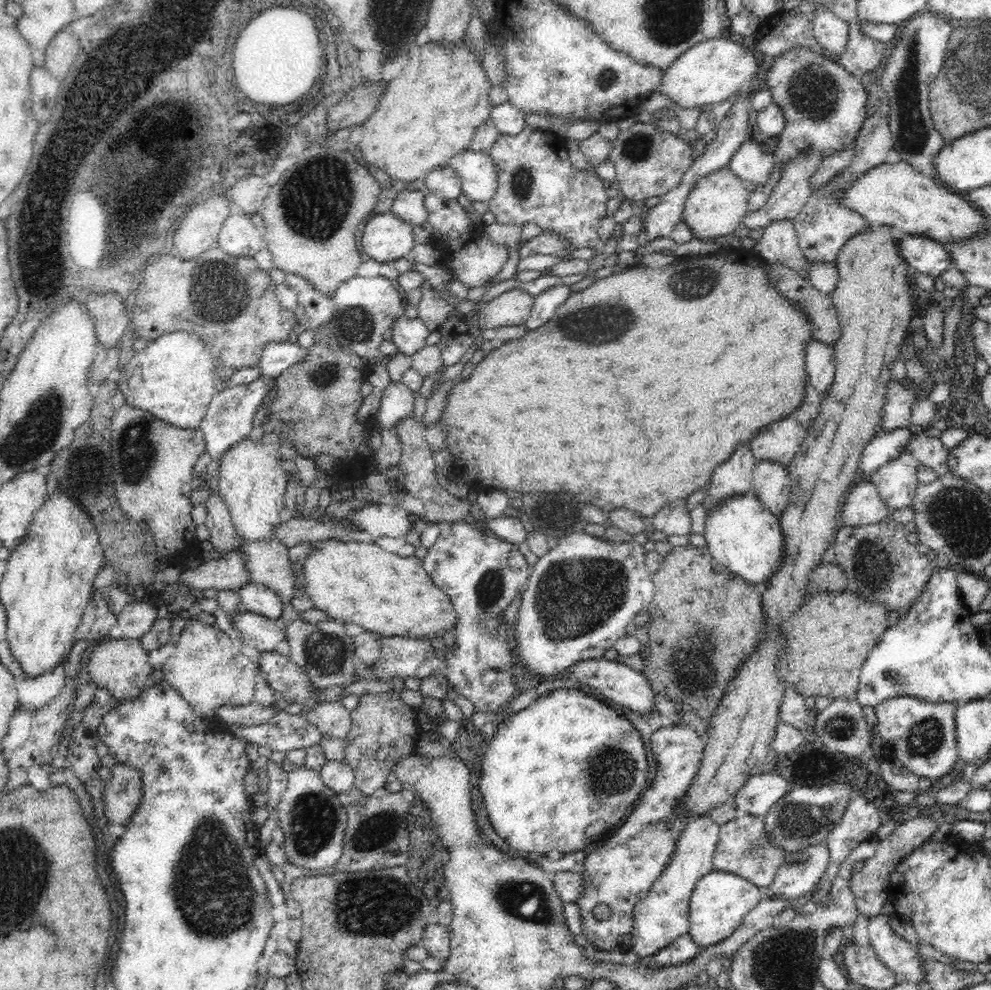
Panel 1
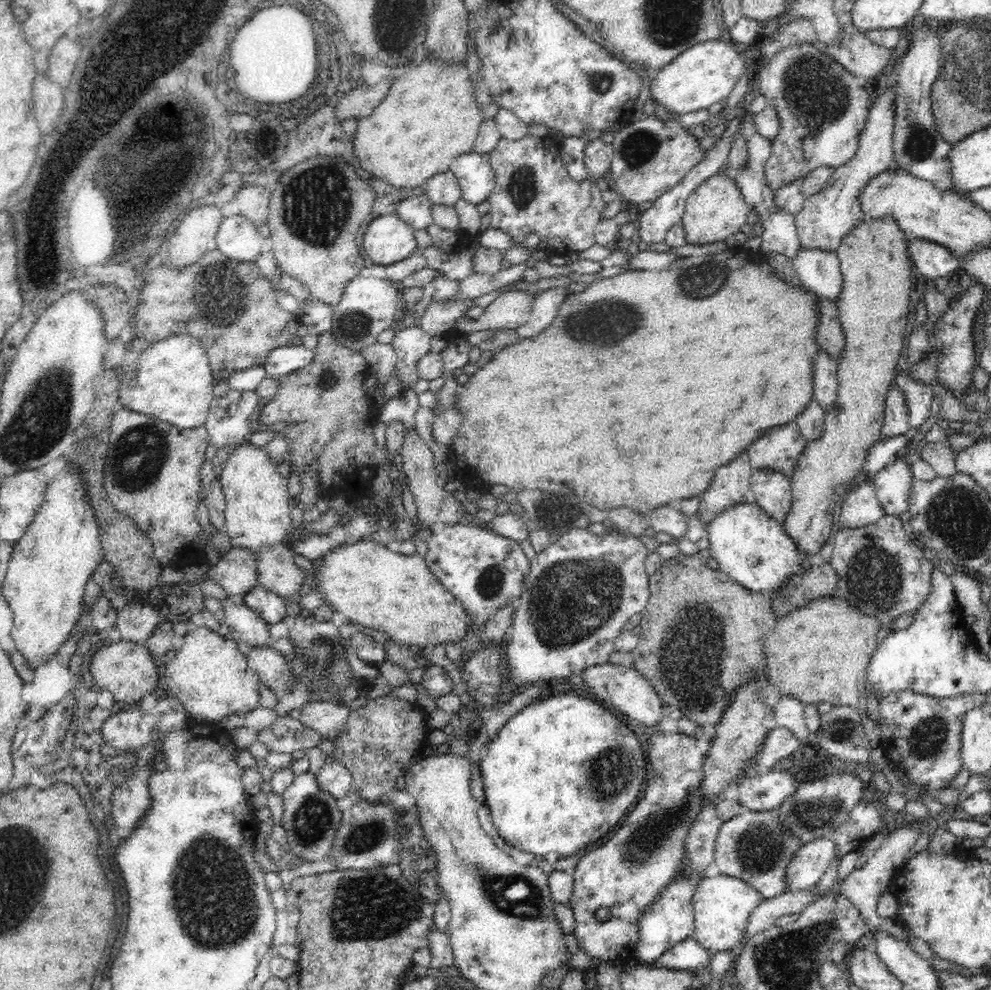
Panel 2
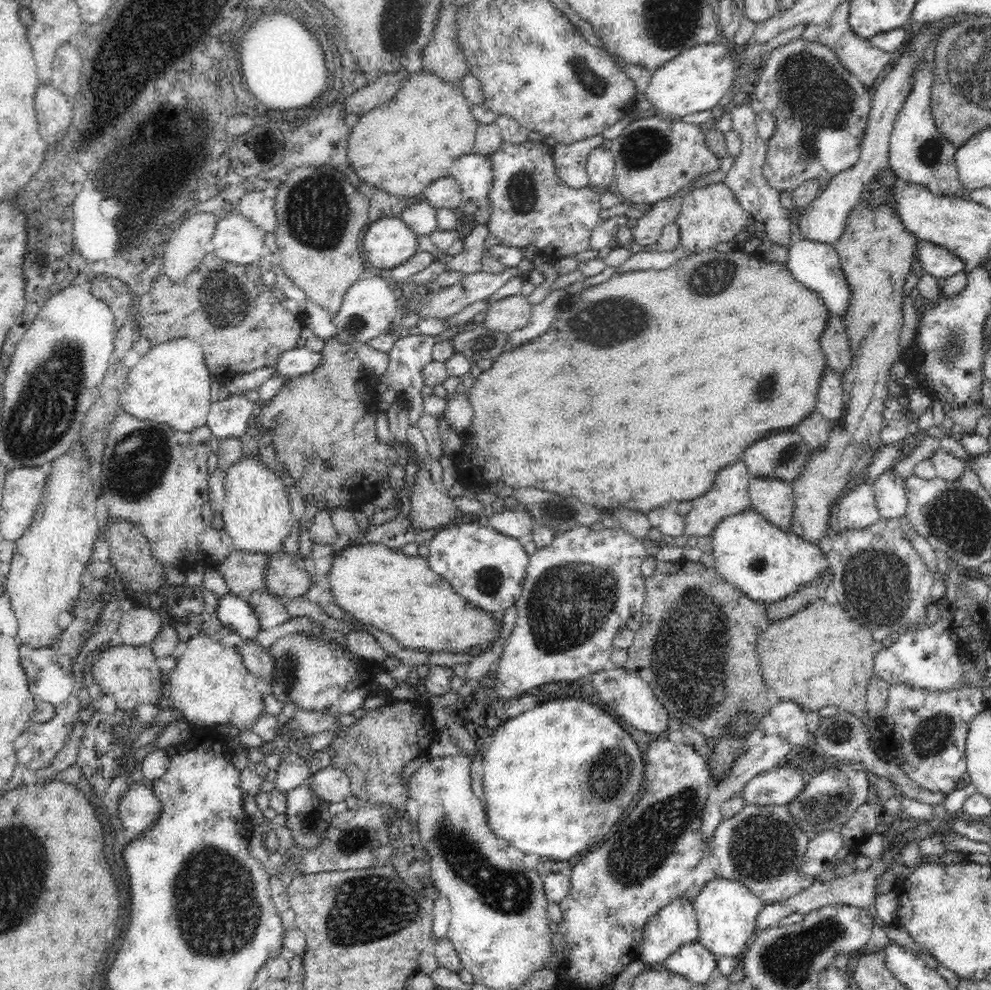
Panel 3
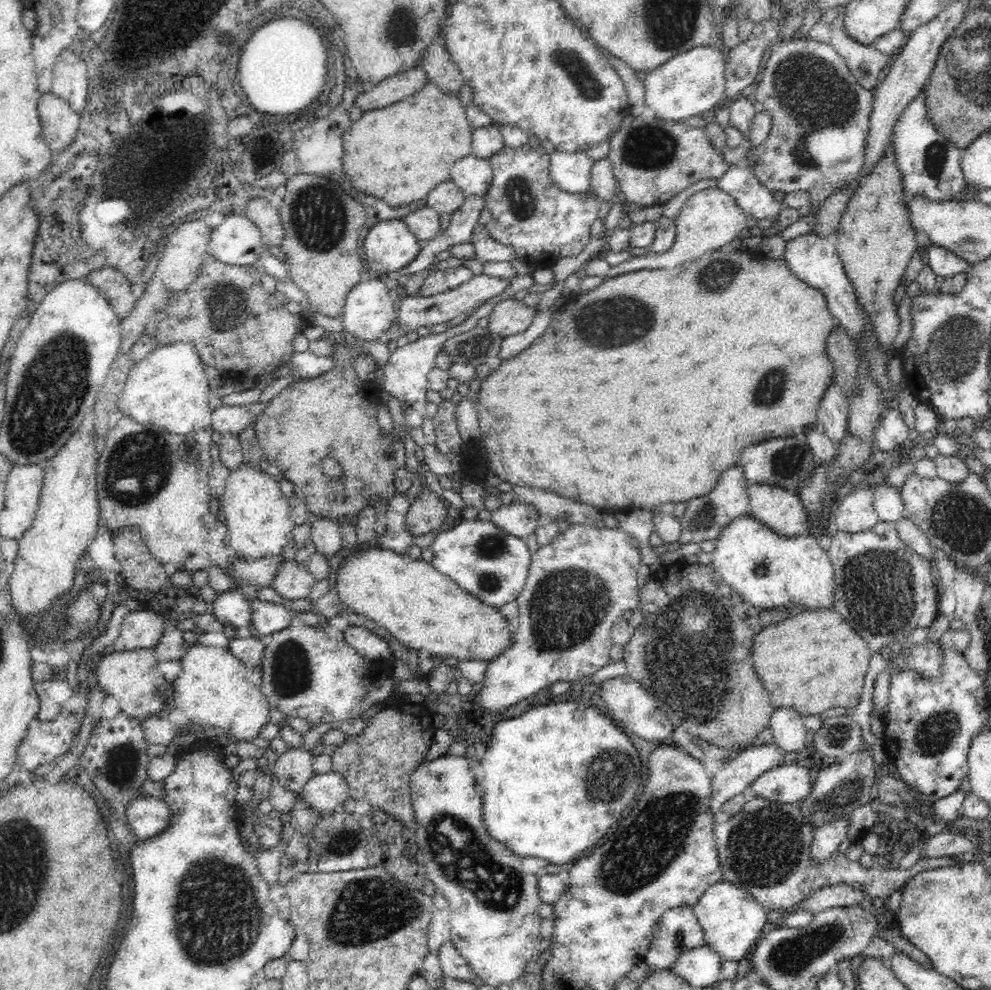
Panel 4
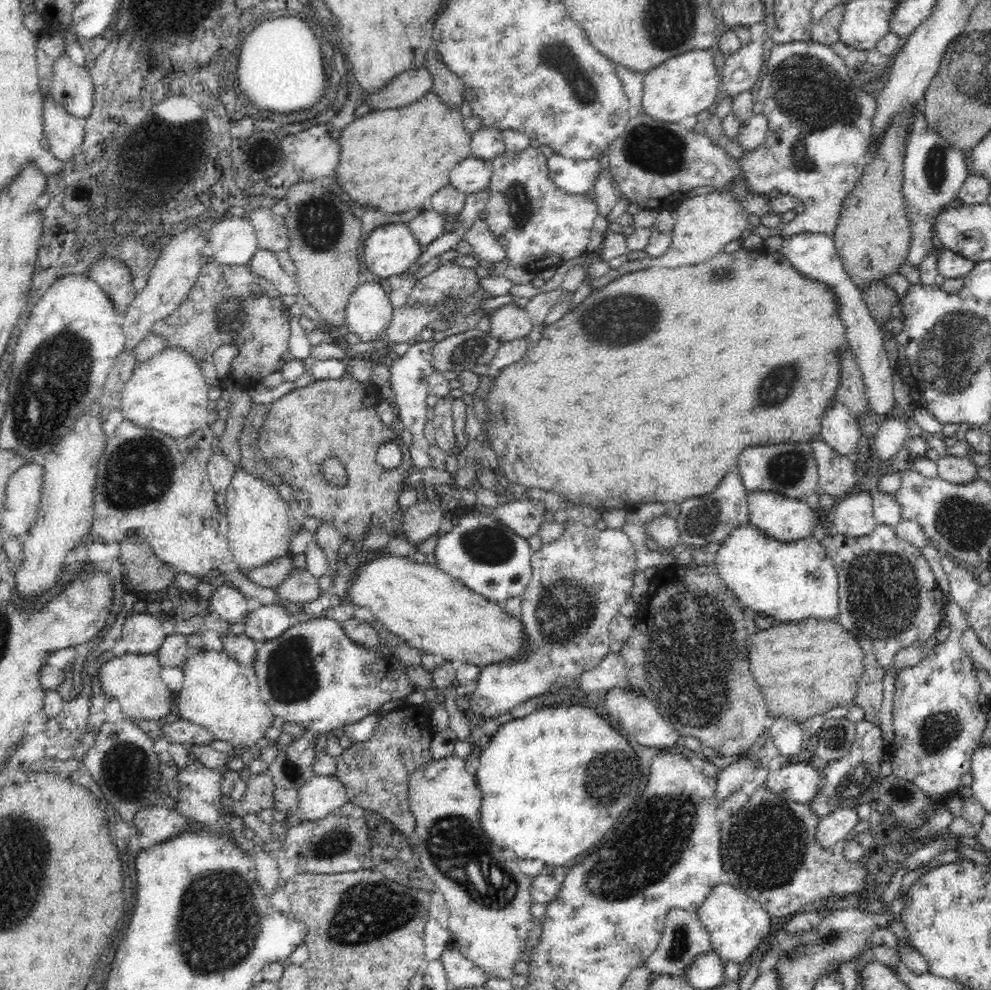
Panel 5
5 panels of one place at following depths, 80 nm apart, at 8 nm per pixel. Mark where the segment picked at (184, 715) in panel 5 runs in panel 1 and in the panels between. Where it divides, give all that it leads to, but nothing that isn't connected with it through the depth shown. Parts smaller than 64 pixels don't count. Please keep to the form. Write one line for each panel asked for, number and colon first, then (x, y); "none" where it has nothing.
1: (208, 668)
2: (209, 674)
3: (210, 684)
4: (215, 689)

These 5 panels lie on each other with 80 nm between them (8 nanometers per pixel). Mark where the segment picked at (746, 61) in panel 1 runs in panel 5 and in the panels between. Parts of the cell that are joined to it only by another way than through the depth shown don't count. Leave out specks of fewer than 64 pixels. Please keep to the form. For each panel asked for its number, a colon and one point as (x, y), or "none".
2: (706, 73)
3: (697, 79)
4: (691, 83)
5: (683, 86)

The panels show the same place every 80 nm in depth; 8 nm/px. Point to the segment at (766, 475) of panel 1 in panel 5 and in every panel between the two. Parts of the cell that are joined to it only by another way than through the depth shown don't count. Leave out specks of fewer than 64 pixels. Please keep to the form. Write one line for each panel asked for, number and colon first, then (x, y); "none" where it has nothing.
2: (771, 490)
3: (772, 497)
4: (776, 508)
5: (782, 518)

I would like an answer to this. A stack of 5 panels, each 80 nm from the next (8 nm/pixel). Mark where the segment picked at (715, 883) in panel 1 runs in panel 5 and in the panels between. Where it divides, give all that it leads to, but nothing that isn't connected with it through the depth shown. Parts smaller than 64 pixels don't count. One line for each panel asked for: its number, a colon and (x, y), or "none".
2: (722, 905)
3: (726, 911)
4: (731, 918)
5: (736, 922)

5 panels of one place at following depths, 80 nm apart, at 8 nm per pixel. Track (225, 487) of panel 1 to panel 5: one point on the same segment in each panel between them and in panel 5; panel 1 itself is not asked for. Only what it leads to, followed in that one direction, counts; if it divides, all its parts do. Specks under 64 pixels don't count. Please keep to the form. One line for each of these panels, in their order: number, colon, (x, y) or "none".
2: (257, 515)
3: (257, 515)
4: (257, 514)
5: (259, 532)

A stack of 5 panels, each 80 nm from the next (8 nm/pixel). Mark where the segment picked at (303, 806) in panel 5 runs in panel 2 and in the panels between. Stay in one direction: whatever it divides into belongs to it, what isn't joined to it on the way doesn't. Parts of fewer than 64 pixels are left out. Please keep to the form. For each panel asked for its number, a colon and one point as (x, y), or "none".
2: (334, 778)
3: (332, 785)
4: (324, 793)

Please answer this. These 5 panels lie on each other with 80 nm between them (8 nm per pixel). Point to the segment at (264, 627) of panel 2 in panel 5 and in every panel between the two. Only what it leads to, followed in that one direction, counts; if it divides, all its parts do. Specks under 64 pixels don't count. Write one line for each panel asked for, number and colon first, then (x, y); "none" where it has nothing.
3: (234, 612)
4: (231, 608)
5: (226, 602)

